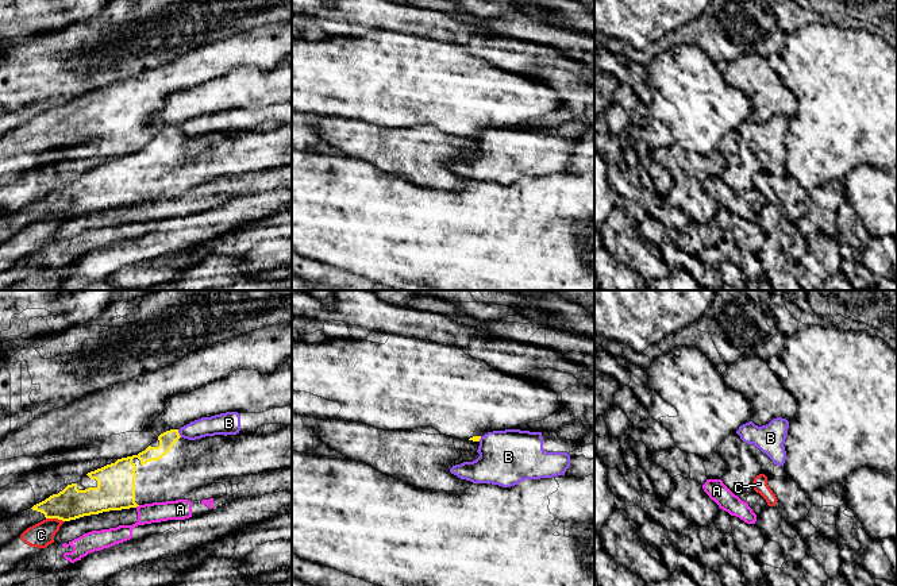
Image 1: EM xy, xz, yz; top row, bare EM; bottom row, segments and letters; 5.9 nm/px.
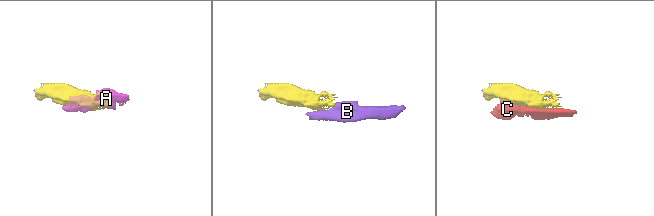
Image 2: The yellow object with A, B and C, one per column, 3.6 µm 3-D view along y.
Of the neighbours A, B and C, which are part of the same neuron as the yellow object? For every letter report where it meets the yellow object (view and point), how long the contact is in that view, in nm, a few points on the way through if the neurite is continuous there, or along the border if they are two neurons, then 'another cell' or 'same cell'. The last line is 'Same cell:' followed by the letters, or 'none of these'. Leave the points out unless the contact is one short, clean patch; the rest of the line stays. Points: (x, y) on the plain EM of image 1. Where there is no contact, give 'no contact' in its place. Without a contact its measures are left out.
A: contact xy (137, 203); length 30 nm; border xy (139, 203), (135, 204); another cell
B: contact xy (178, 131); length 50 nm; border xy (177, 127), (181, 134); another cell
C: contact xy (56, 215); length 110 nm; another cell
Same cell: none of these

